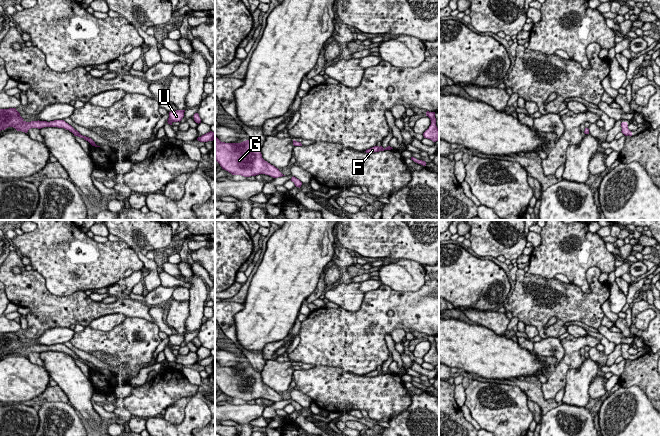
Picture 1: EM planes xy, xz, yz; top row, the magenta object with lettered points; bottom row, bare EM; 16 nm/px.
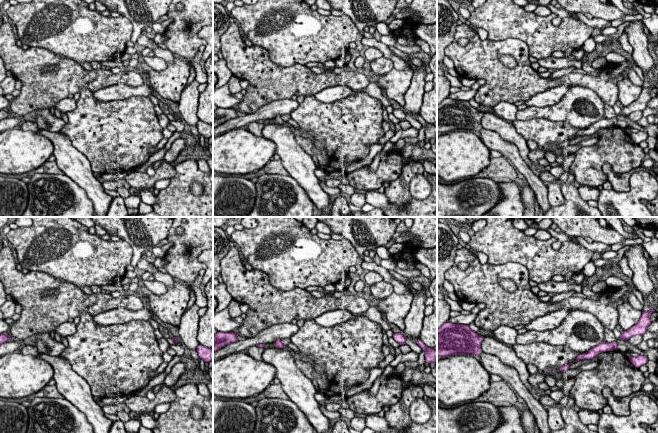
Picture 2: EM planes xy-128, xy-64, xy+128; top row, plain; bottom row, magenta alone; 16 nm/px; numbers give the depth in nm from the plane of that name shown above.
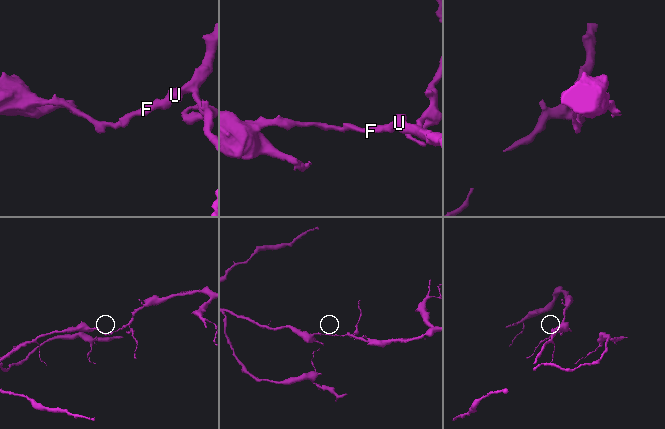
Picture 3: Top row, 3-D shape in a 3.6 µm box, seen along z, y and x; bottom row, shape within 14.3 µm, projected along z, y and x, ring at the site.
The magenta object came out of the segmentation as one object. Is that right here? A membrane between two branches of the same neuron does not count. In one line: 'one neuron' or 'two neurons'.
two neurons

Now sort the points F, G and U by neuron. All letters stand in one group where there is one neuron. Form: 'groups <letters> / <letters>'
groups F U / G

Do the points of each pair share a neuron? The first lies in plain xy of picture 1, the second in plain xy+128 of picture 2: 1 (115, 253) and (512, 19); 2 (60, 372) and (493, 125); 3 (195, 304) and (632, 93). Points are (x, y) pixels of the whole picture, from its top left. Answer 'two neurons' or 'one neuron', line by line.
1: one neuron
2: one neuron
3: two neurons

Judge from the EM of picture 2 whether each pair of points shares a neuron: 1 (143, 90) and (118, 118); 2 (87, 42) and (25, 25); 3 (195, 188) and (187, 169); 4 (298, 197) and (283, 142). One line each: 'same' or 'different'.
1: different
2: same
3: different
4: different

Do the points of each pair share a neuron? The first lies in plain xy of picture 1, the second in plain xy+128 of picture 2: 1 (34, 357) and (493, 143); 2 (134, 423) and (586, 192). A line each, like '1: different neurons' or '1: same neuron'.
1: same neuron
2: same neuron

